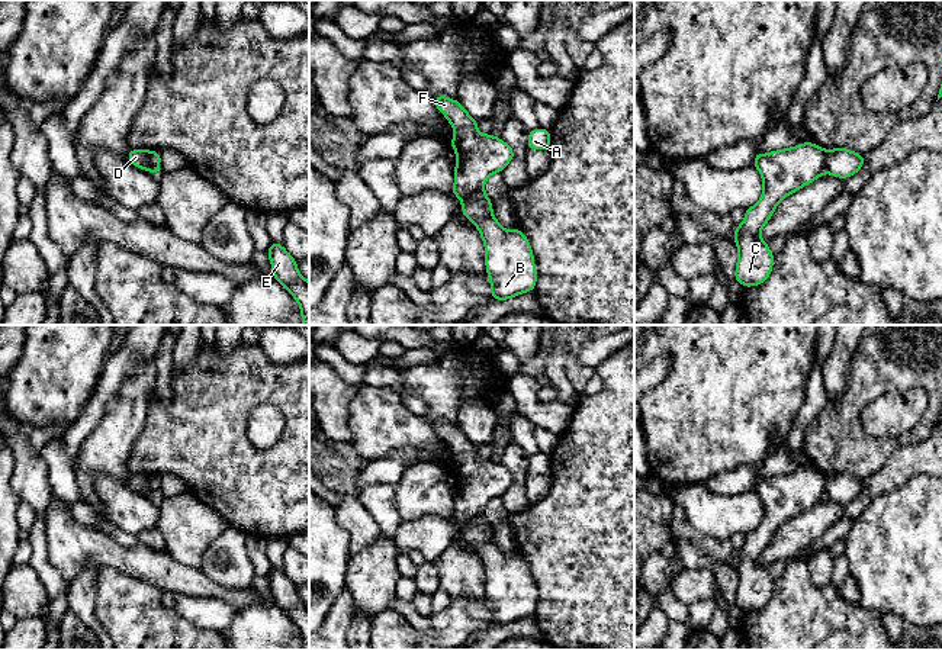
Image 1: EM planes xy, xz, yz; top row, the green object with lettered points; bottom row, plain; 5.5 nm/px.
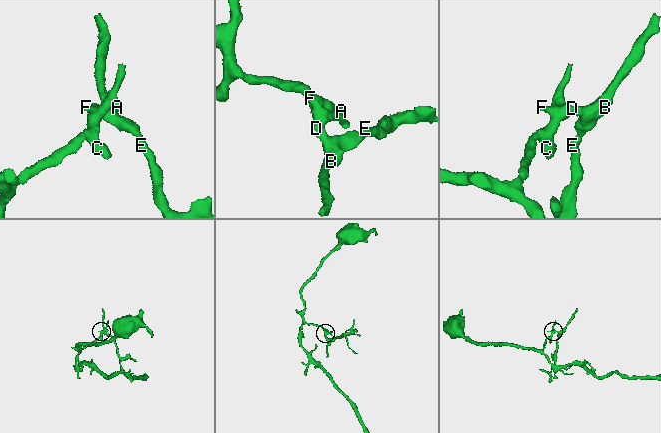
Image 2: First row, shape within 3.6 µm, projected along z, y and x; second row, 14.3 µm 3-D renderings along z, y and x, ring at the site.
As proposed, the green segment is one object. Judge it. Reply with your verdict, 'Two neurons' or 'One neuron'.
Two neurons

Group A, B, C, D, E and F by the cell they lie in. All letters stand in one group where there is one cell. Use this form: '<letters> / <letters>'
A C D F / B E

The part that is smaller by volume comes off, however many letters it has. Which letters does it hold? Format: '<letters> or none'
B, E

